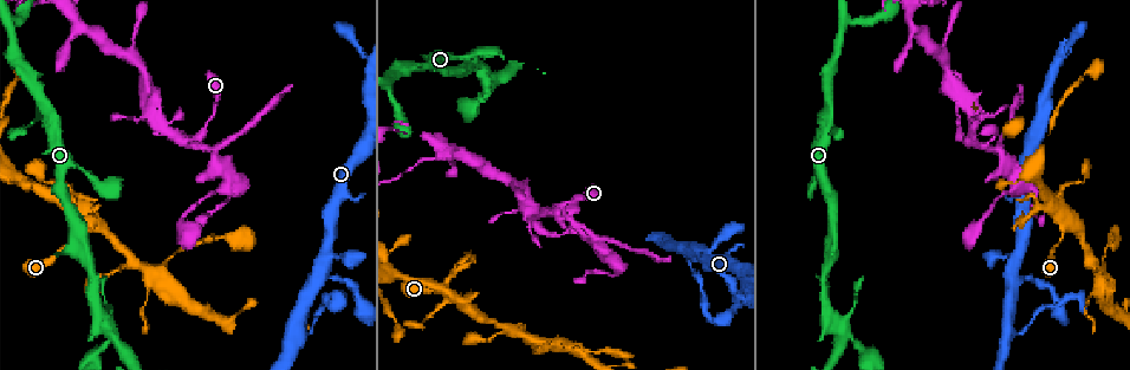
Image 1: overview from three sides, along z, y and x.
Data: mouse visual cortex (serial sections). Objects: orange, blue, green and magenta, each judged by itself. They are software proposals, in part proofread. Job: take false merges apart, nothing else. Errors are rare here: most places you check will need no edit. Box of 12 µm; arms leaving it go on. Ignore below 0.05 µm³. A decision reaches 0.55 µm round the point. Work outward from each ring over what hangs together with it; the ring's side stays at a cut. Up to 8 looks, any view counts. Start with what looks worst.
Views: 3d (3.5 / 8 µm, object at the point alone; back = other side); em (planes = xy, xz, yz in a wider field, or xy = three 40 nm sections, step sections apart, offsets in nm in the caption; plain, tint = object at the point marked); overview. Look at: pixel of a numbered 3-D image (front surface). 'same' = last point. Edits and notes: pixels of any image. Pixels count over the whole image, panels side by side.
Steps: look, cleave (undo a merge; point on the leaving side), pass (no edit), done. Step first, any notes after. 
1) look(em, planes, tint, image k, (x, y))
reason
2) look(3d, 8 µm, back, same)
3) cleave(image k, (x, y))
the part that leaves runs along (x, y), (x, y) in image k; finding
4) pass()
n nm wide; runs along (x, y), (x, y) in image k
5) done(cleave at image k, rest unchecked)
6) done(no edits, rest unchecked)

look(3d, 3.5 µm, image 1, (215, 148))
looks like a crossing

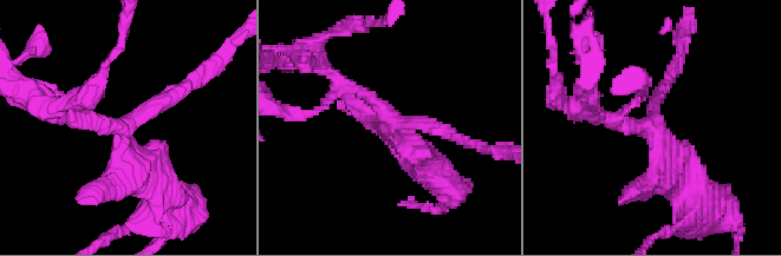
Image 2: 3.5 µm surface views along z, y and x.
look(em, xy, step 3, tint, image 2, (386, 119))
4 arms; arms of 200, 200, 300, 350 nm

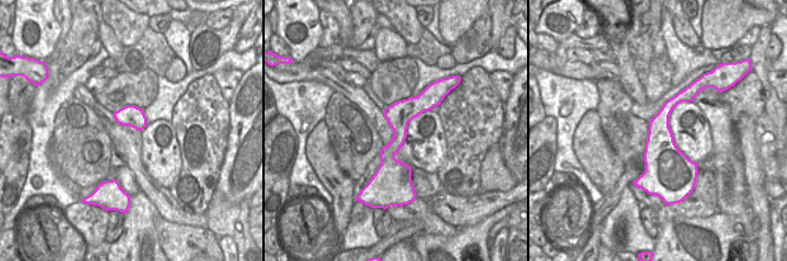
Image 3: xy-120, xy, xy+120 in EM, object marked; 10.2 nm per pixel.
pass()
runs along (325, 69), (420, 150) in image 2; one cell here

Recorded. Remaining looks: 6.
look(3d, 3.5 µm, image 1, (1015, 278))
sharp bend

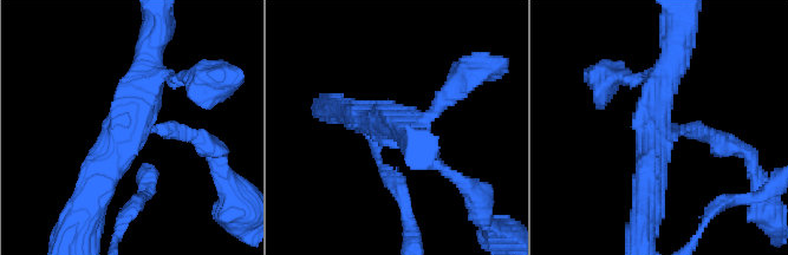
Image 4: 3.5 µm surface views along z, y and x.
look(em, xy, step 1, tint, image 4, (654, 129))
3 arms; arms of 200, 400, 400 nm; now the EM

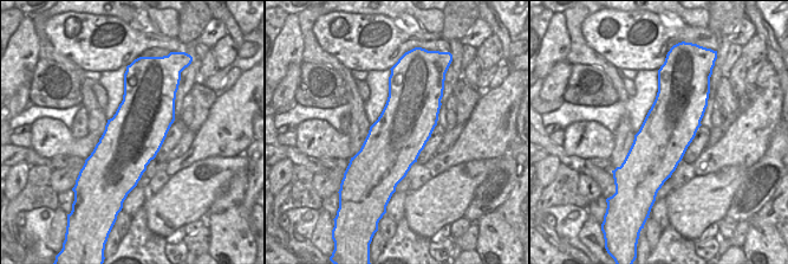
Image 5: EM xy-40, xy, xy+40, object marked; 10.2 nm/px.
look(em, xy, step 3, tint, same)

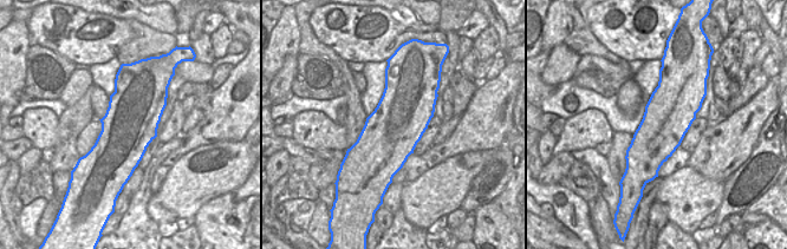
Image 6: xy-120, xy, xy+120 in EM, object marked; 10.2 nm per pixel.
pass()
550 nm wide; runs along (150, 59), (132, 128), (96, 197) in image 4; one cell here

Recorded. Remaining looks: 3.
look(em, xy, step 2, tint, image 1, (1026, 217))
narrows sharply

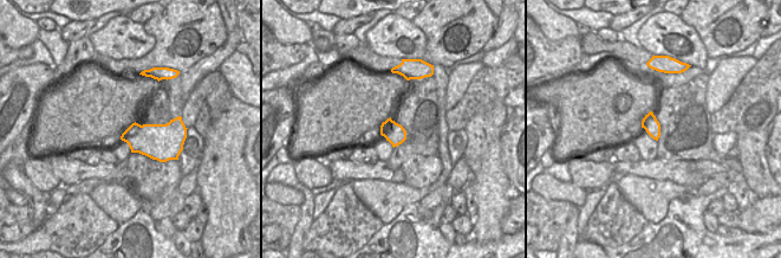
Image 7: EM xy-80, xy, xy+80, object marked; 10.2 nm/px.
look(3d, 3.5 µm, same)
wider look

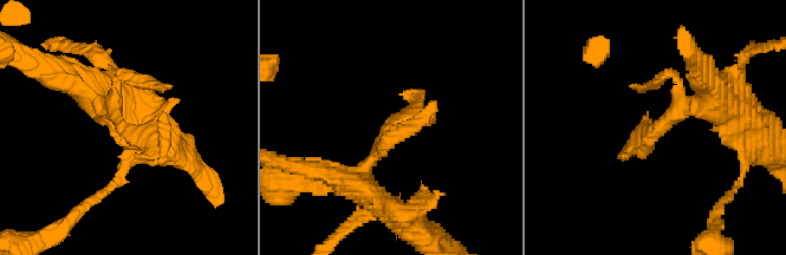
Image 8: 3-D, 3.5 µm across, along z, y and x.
pass()
runs along (720, 103), (683, 106), (623, 154) in image 8; one cell here

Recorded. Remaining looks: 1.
done(no edits, rest unchecked)

